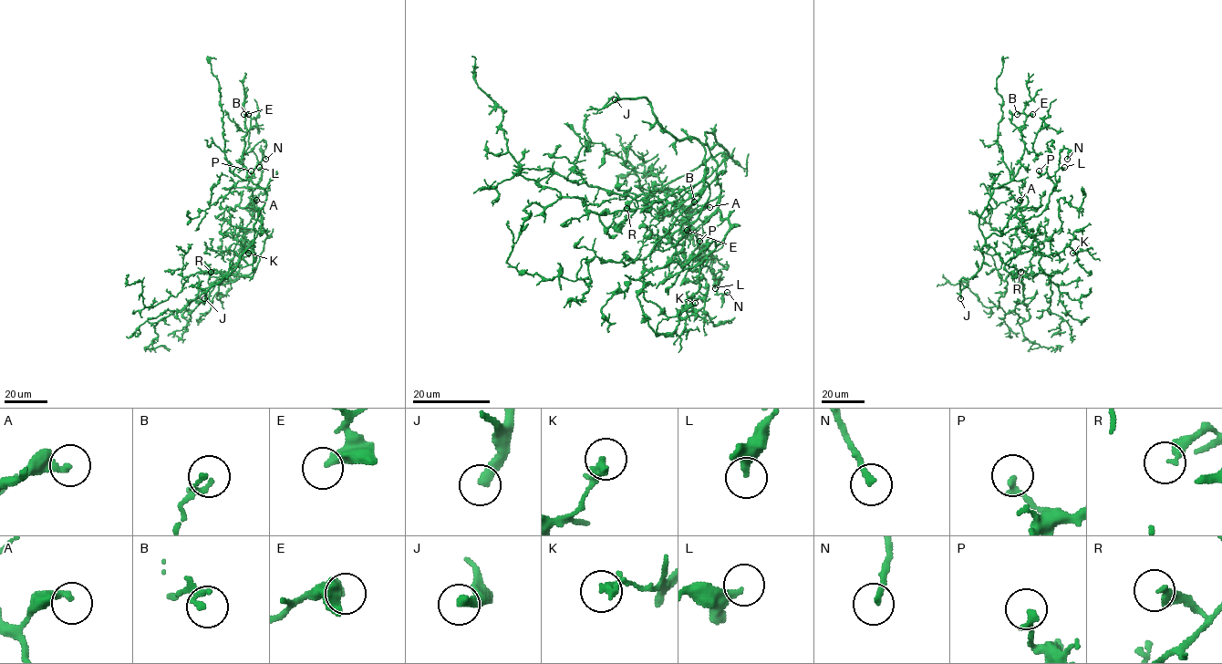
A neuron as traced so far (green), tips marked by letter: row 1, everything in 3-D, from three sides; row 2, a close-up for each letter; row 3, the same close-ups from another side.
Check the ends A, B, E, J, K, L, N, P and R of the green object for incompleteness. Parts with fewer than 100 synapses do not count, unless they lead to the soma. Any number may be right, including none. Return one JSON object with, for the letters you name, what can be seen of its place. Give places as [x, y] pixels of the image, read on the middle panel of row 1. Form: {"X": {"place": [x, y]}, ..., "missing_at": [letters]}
{"J": {"place": [615, 99]}, "missing_at": ["J"]}

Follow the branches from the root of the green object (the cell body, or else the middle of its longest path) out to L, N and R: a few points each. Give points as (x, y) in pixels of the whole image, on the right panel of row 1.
L: (985, 243), (992, 233), (1000, 236), (1012, 215), (1020, 220), (1039, 215), (1057, 182), (1055, 172), (1064, 167)
N: (985, 243), (992, 233), (1000, 236), (1012, 215), (1027, 220), (1041, 212), (1057, 182), (1064, 148), (1067, 159)
R: (985, 243), (1004, 263), (1016, 268), (1017, 274), (1020, 272)

